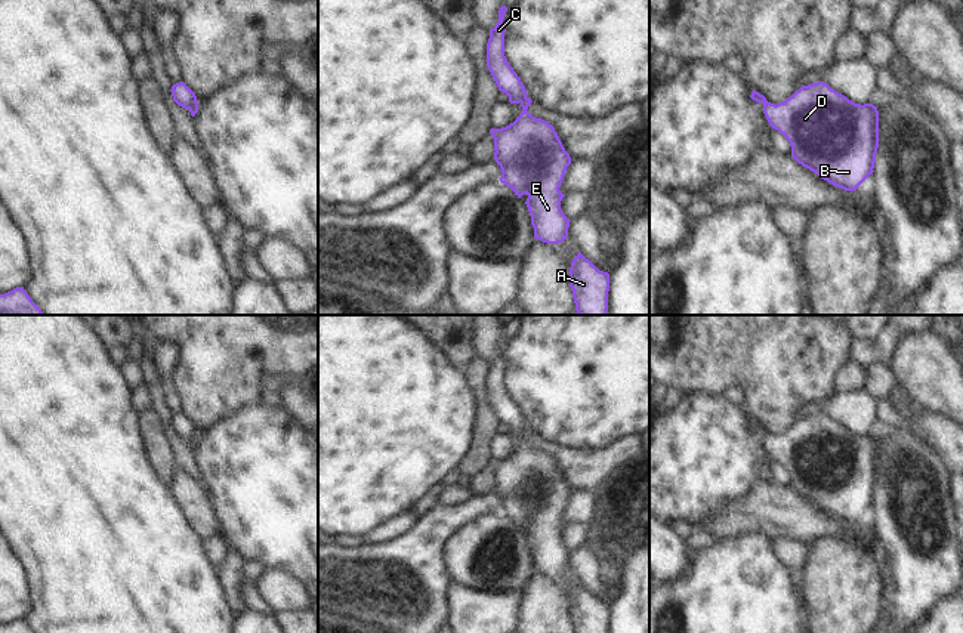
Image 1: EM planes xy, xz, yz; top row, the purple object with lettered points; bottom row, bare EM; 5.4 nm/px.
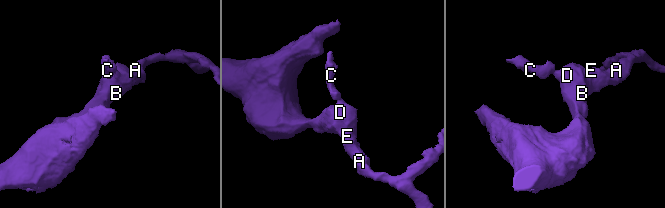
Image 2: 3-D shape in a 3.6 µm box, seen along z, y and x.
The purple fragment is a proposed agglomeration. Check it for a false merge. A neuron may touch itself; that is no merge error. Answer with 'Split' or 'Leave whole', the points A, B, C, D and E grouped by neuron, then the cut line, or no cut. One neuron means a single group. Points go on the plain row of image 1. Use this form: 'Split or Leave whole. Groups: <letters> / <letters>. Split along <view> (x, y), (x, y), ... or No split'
Split. Groups: A B D E / C. Split along xz (525, 428), (521, 434).

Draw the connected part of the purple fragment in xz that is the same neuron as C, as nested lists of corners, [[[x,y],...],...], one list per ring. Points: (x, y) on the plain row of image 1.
[[[506,337],[499,342],[499,353],[490,361],[487,374],[487,398],[500,423],[509,427],[510,435],[519,435],[527,429],[527,422],[518,405],[509,396],[504,387],[504,346]]]

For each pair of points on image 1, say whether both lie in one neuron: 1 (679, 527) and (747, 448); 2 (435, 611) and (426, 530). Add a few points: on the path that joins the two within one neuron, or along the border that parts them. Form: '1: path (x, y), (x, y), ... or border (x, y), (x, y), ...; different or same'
1: border (670, 524), (685, 521), (694, 527); different
2: path (428, 590), (426, 550); same

